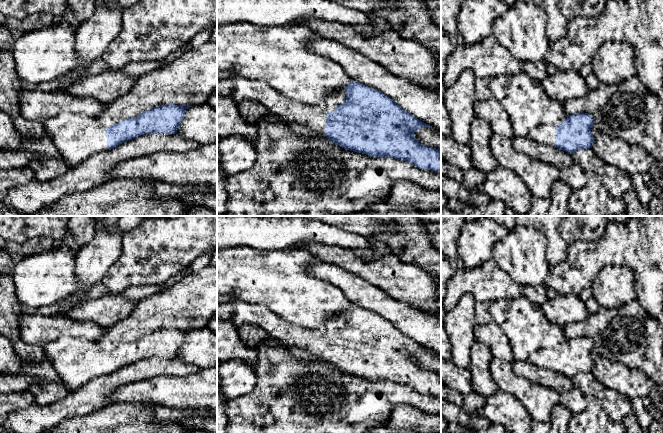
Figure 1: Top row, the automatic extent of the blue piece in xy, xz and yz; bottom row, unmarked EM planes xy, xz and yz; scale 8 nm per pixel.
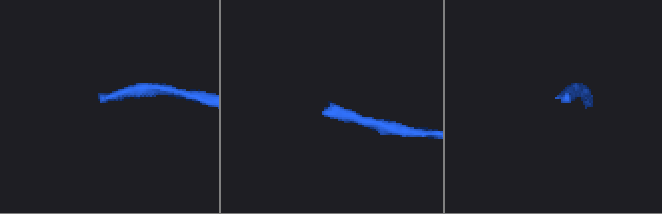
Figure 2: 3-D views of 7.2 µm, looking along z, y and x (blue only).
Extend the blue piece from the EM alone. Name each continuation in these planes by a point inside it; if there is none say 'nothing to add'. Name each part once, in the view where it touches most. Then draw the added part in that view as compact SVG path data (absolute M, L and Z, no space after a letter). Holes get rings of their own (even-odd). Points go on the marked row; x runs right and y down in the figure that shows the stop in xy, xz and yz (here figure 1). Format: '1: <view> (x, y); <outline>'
1: xz (337, 98); M345 87L330 96L327 104L329 106L338 106L342 104L344 100L346 100Z

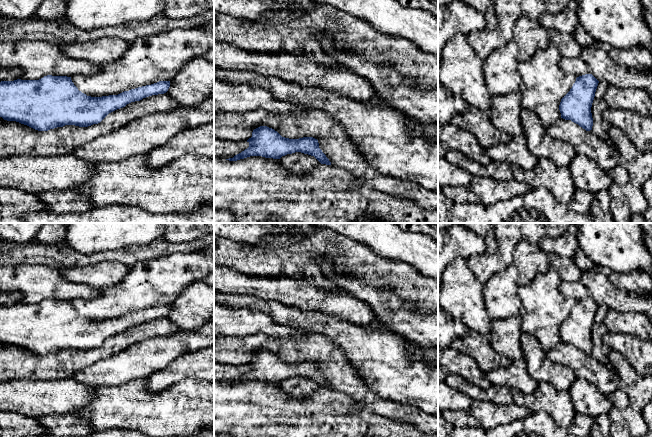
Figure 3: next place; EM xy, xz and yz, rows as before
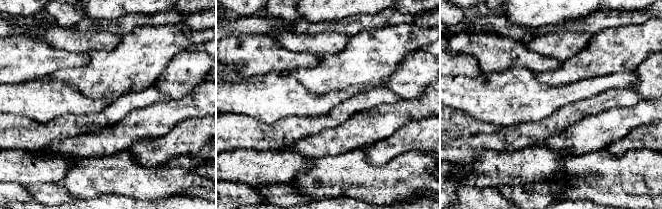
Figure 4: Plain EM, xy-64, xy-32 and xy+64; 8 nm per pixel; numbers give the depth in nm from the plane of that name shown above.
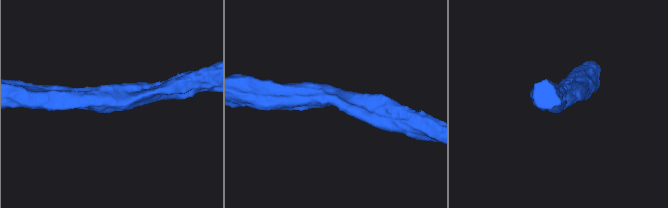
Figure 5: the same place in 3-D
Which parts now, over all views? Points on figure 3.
nothing to add

